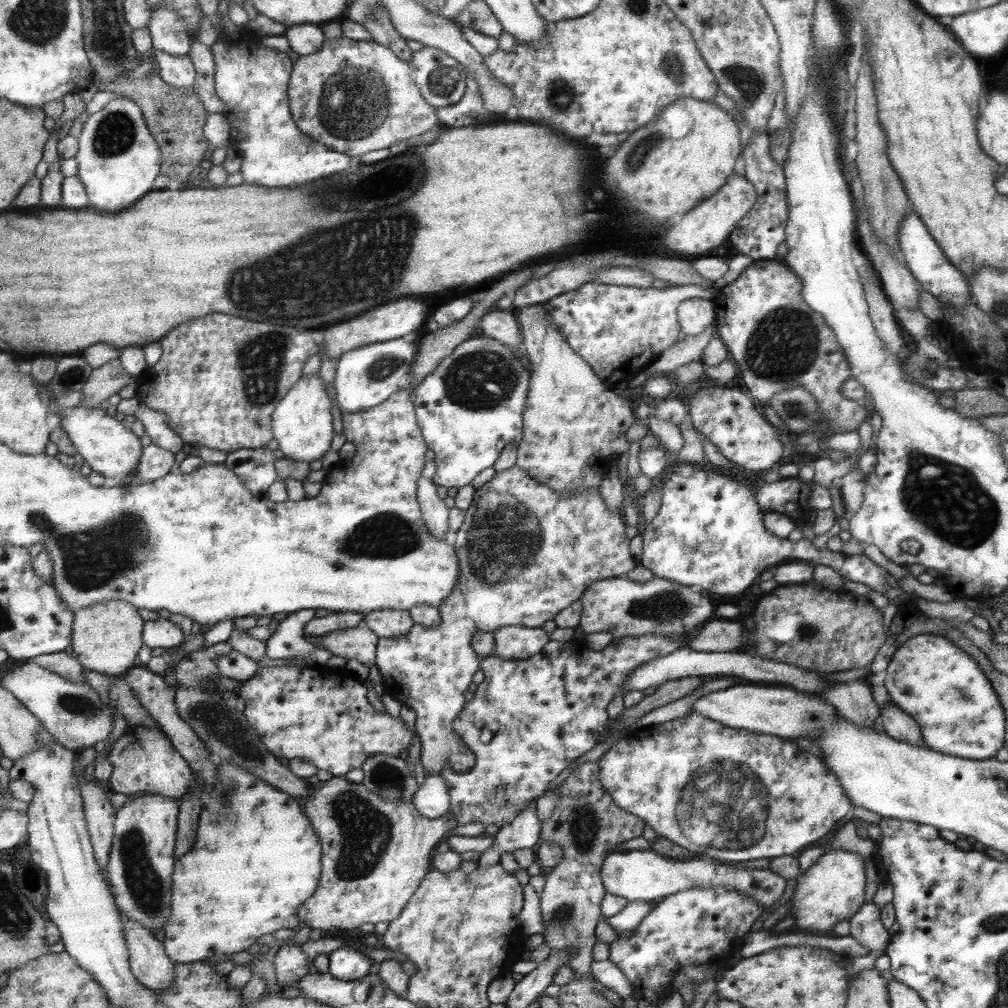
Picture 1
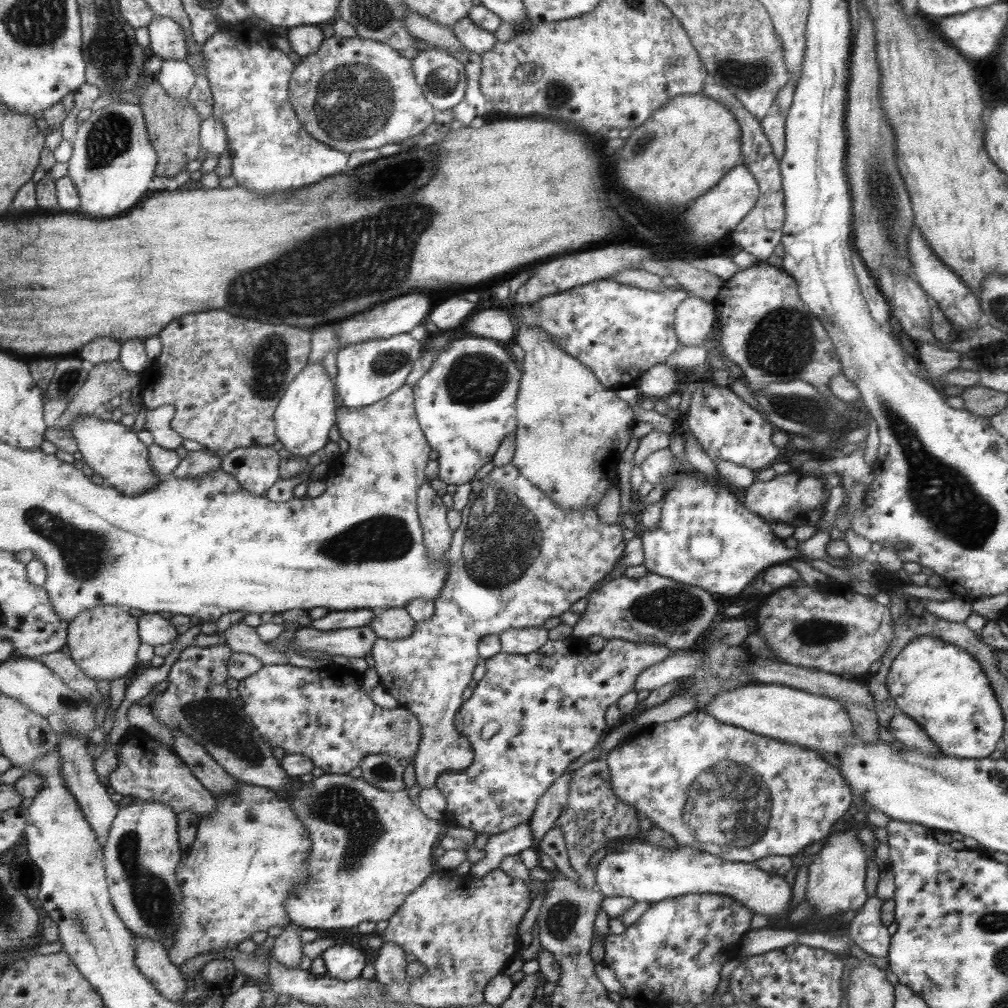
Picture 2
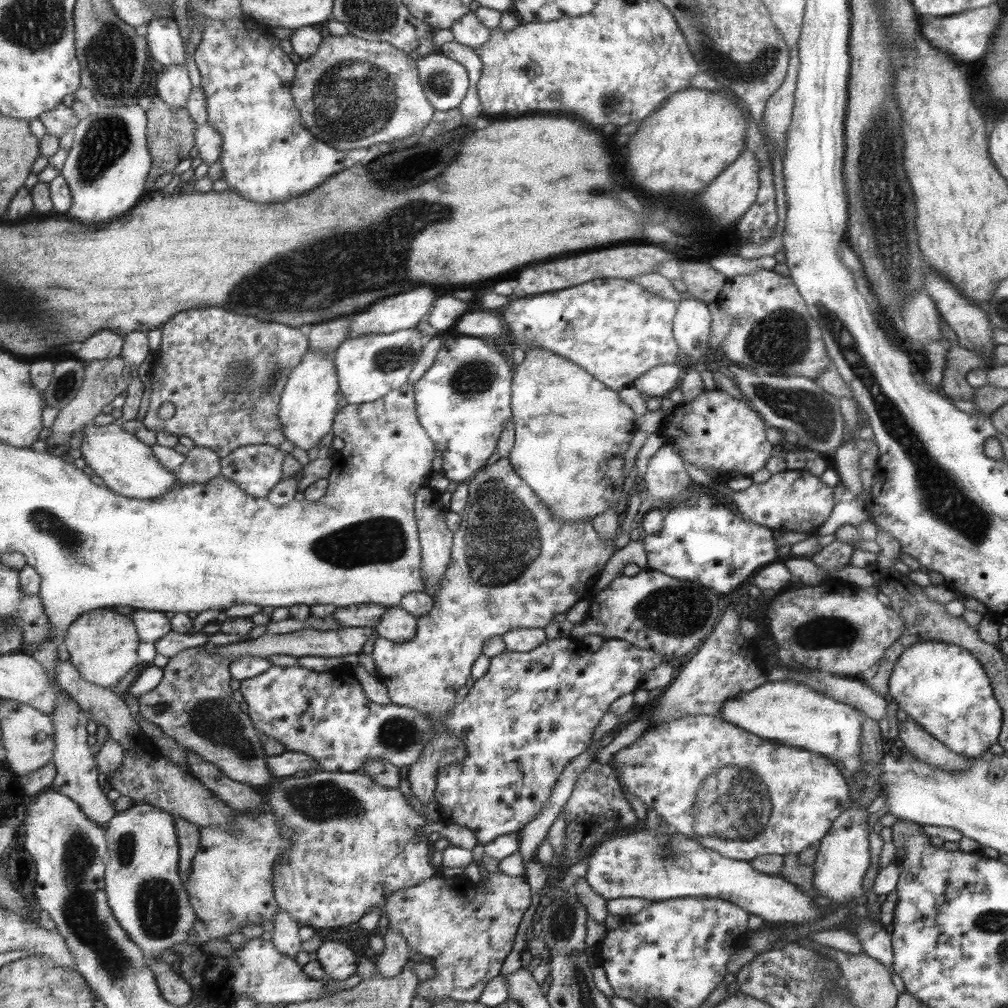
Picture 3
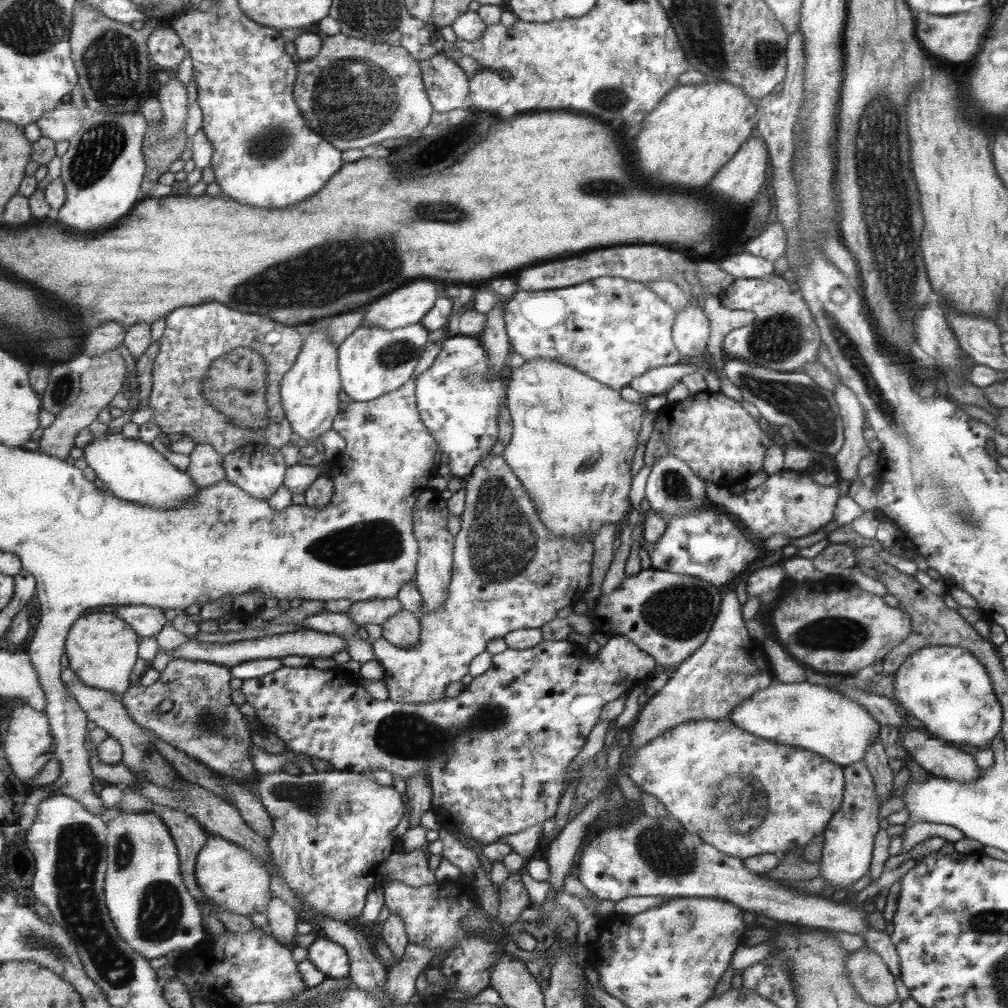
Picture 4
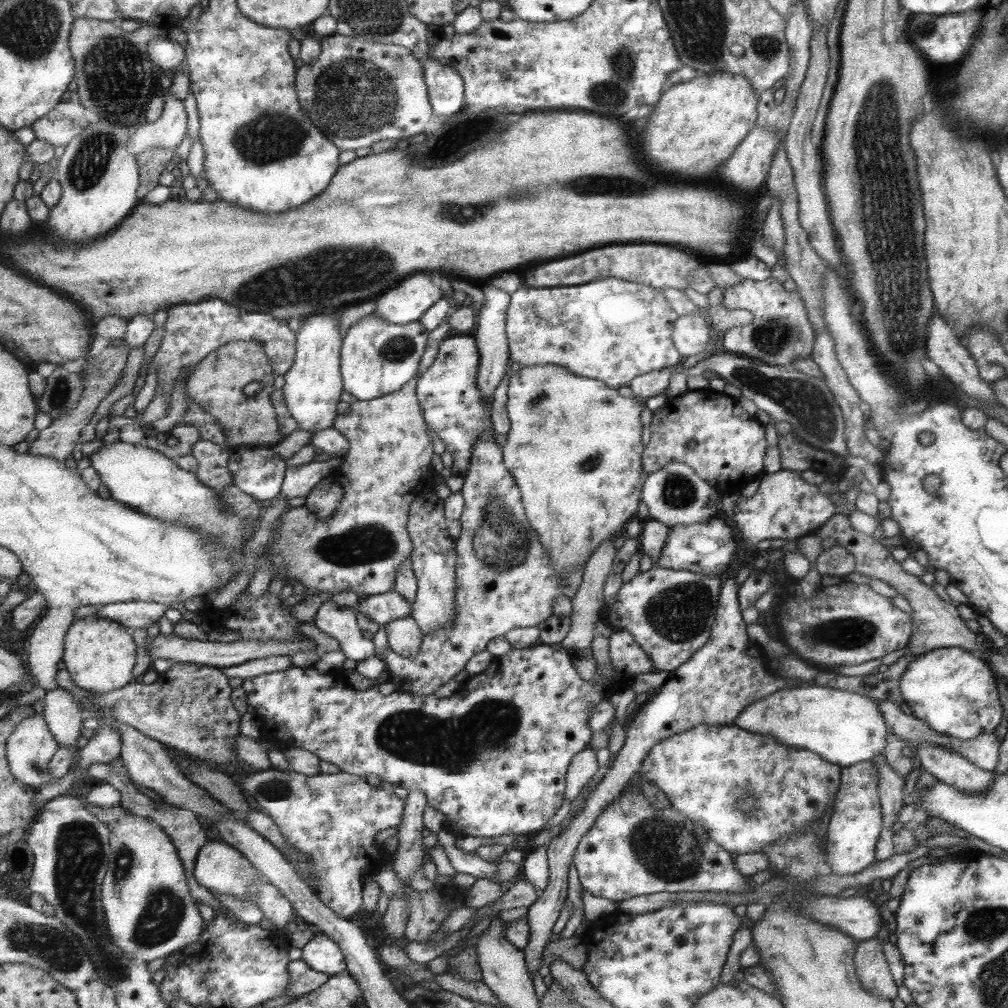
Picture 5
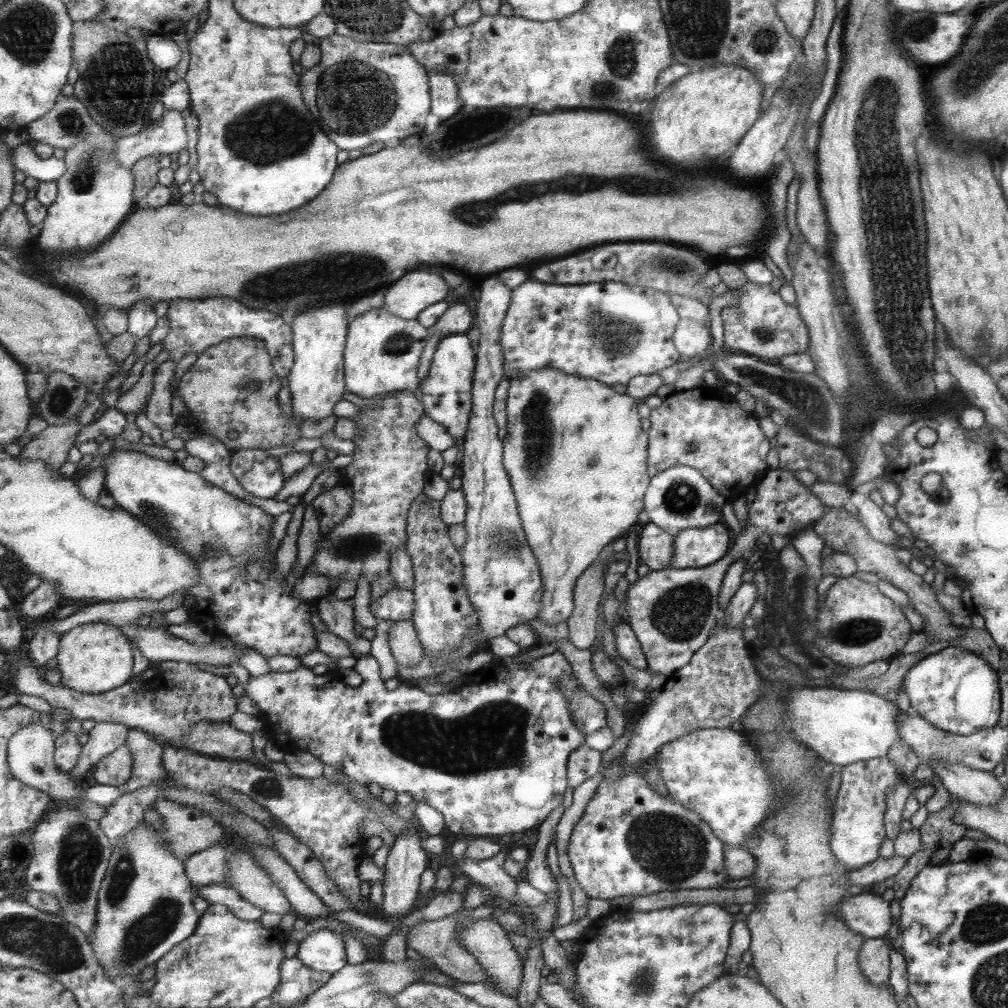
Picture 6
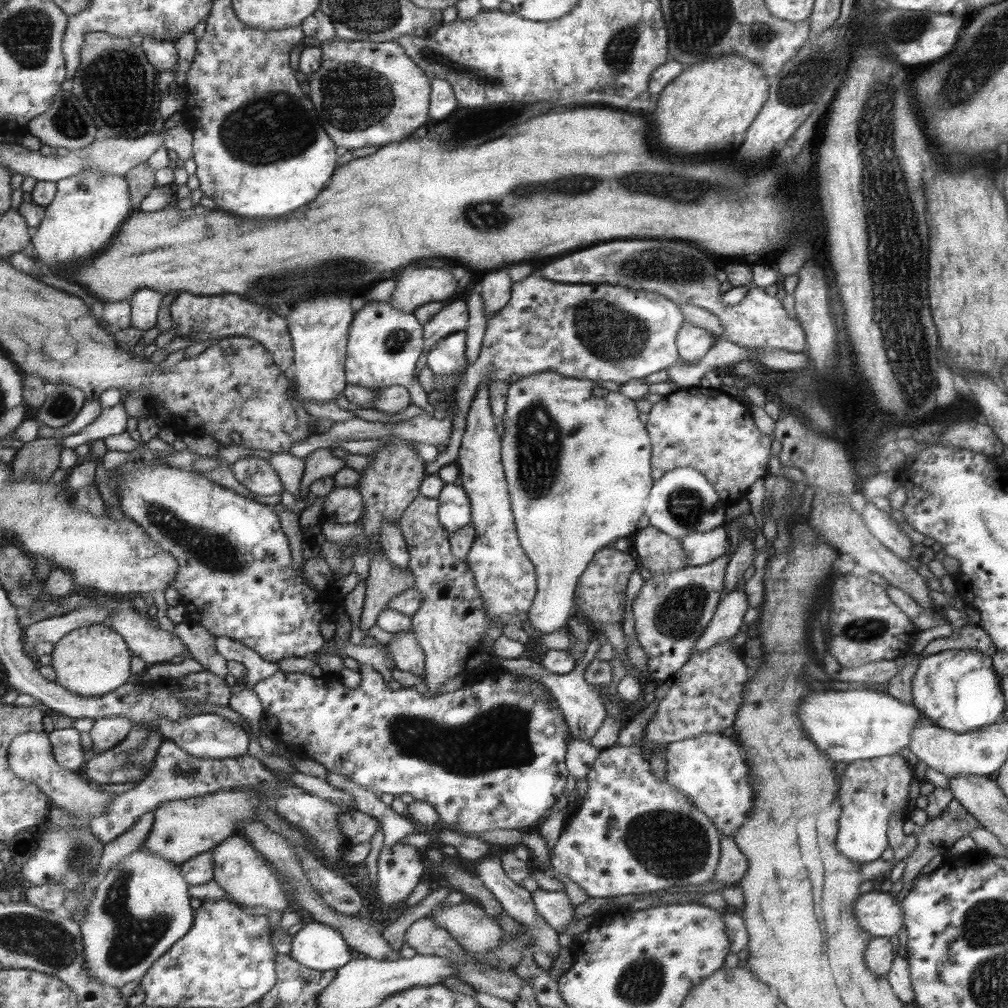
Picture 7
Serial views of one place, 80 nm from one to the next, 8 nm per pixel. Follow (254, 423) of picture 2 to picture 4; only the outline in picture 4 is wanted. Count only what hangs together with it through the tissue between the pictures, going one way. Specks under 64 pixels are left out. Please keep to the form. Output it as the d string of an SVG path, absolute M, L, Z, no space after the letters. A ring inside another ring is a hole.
M207 302L207 304L184 306L173 310L166 316L166 327L160 338L160 353L154 362L154 385L150 394L150 406L155 409L153 420L161 428L164 434L182 434L191 436L197 444L210 444L222 455L233 453L243 445L251 443L273 445L275 448L285 446L291 440L293 431L291 421L282 401L282 380L290 372L293 365L298 361L299 353L302 352L304 336L301 336L294 326L287 326L271 317L263 318L259 314L245 314L241 310L233 310L219 302ZM238 348L250 348L258 350L265 358L270 370L268 376L268 403L271 409L270 425L267 429L249 431L246 426L239 426L233 418L223 414L218 407L205 398L202 393L202 382L209 372L210 364L225 353L231 353Z

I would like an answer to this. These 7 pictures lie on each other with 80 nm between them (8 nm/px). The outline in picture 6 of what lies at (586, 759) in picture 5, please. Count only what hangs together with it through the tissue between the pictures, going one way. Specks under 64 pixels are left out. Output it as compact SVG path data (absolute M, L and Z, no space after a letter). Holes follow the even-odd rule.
M584 742L567 757L567 784L574 789L586 778L596 775L601 768L601 753L589 748Z

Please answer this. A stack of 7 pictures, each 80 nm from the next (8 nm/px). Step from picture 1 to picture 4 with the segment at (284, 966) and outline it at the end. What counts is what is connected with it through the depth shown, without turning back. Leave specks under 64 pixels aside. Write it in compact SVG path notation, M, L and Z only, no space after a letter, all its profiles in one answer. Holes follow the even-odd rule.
M273 890L272 893L273 896L270 900L269 910L267 910L268 922L272 928L272 934L285 946L293 946L294 948L295 934L297 934L297 922L300 922L302 919L293 906L291 906L288 902L285 902L285 900L283 900L279 895L275 895Z

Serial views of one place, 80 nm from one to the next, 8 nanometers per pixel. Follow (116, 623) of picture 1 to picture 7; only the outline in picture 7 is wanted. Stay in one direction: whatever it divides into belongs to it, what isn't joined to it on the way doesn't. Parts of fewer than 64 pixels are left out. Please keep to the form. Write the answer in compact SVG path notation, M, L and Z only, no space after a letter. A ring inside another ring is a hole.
M107 624L85 626L67 634L55 645L55 652L51 656L52 666L57 672L56 682L81 697L110 694L134 678L131 674L131 658L134 654L123 635Z

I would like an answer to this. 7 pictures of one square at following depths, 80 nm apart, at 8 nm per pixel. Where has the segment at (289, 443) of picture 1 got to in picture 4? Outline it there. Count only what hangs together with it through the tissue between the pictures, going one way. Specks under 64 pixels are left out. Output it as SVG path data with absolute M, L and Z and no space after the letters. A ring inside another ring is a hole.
M325 321L313 322L311 332L304 338L298 361L282 380L282 401L293 431L301 439L321 437L334 424L339 412L338 349L324 329Z

